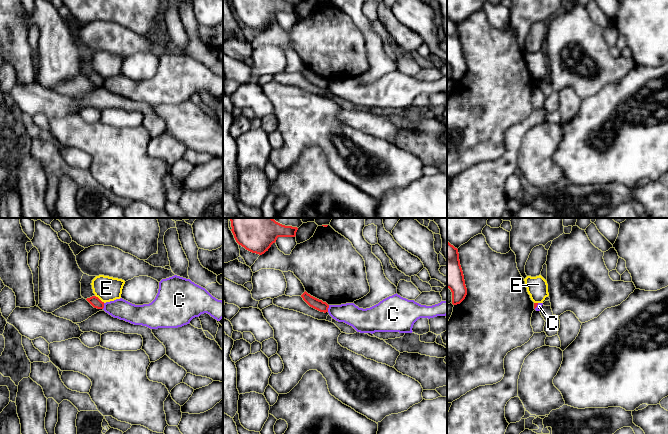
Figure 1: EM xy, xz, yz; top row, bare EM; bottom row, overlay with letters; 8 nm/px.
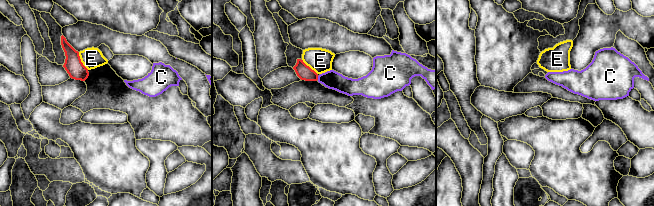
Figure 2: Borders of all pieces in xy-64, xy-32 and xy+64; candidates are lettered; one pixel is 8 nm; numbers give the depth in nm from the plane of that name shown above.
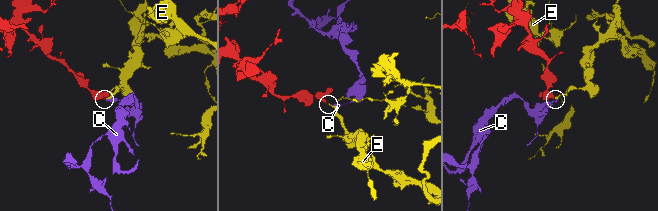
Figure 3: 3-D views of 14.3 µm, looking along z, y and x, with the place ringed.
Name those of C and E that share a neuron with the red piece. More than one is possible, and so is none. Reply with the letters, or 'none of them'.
none of them

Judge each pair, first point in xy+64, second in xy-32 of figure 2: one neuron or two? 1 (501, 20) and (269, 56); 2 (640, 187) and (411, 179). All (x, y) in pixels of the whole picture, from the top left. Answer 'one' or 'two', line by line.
1: one
2: two

